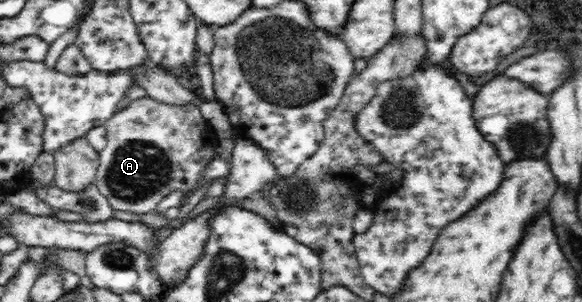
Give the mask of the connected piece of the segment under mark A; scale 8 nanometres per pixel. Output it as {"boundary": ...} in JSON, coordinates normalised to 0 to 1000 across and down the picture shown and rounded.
{"boundary":[[[256,311],[227,331],[222,348],[201,364],[179,407],[184,477],[170,507],[170,553],[163,606],[175,646],[186,656],[192,692],[223,705],[258,705],[289,639],[309,632],[325,652],[342,616],[351,613],[351,563],[371,533],[371,427],[344,374],[340,338],[320,348],[292,348],[261,328]]]}

